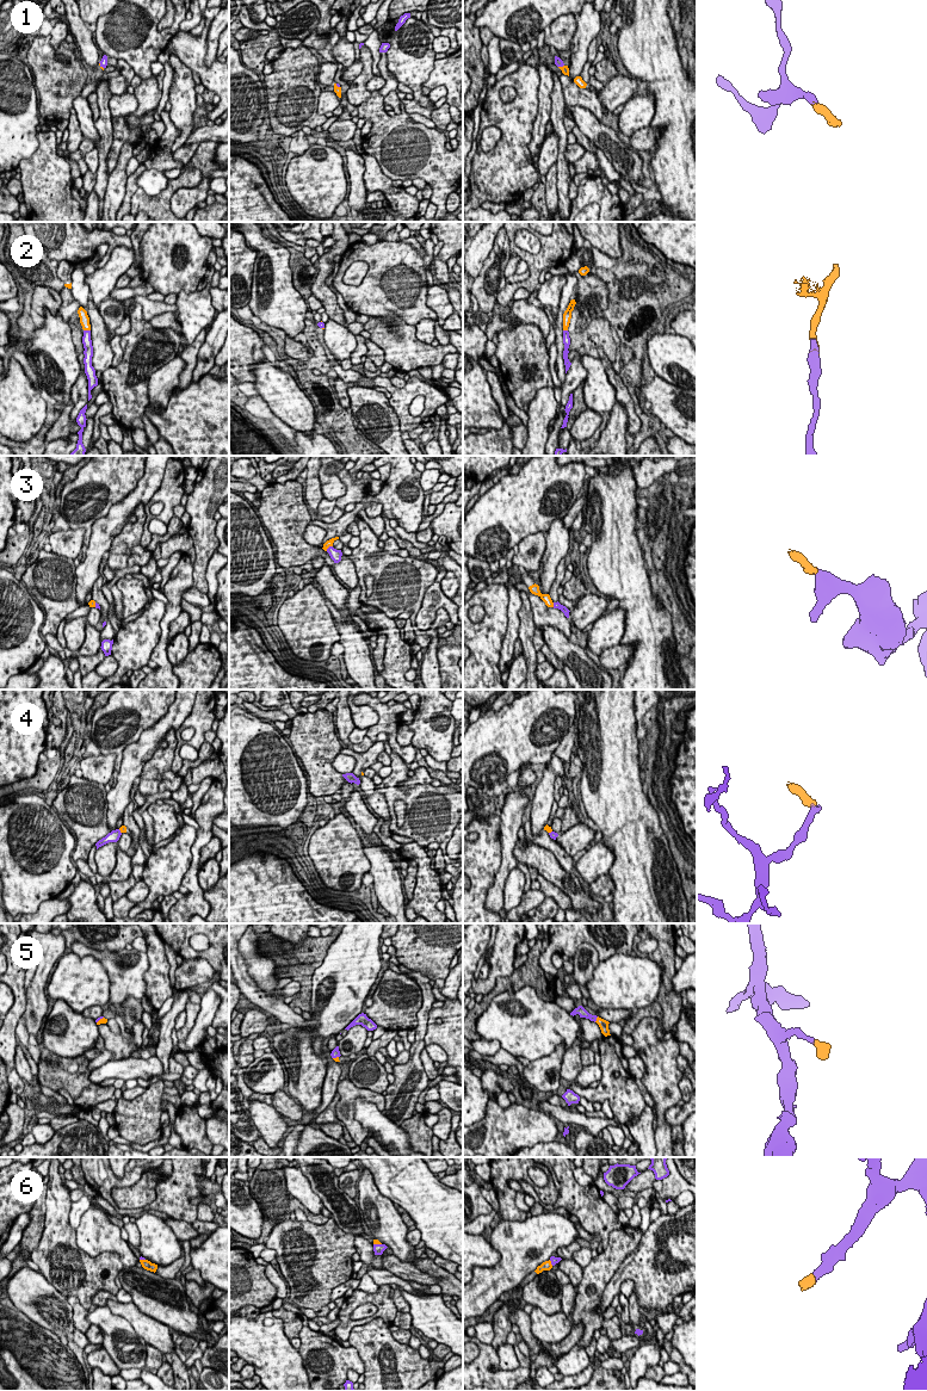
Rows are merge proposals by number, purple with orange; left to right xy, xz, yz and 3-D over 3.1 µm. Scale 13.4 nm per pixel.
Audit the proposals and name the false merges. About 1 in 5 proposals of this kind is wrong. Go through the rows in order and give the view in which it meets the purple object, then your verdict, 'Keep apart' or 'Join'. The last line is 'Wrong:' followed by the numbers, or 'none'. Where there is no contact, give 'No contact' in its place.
1: Touches purple in xy. Join
2: Touches purple in xy. Join
3: Touches purple in xz. Join
4: Touches purple in xy. Keep apart
5: Touches purple in yz. Join
6: Touches purple in xz. Join
Wrong: 4

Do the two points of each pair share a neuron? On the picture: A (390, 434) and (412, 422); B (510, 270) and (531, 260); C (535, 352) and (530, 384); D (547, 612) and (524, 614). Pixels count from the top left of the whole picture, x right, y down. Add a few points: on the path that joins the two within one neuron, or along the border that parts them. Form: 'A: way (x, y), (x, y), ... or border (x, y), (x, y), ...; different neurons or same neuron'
A: border (389, 403), (397, 416), (401, 432); different neurons
B: border (511, 255), (520, 258); different neurons
C: way (538, 360), (538, 376); same neuron
D: border (527, 594), (532, 620), (536, 626); different neurons

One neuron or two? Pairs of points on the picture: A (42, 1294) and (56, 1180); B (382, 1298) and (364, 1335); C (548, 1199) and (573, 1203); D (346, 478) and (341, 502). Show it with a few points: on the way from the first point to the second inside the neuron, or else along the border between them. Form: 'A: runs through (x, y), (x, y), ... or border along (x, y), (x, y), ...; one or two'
A: border along (39, 1273), (66, 1296); two
B: border along (389, 1325), (375, 1317), (357, 1324), (348, 1336); two
C: border along (549, 1173), (557, 1193), (557, 1200), (552, 1205); two
D: runs through (350, 484), (350, 494), (347, 496); one

